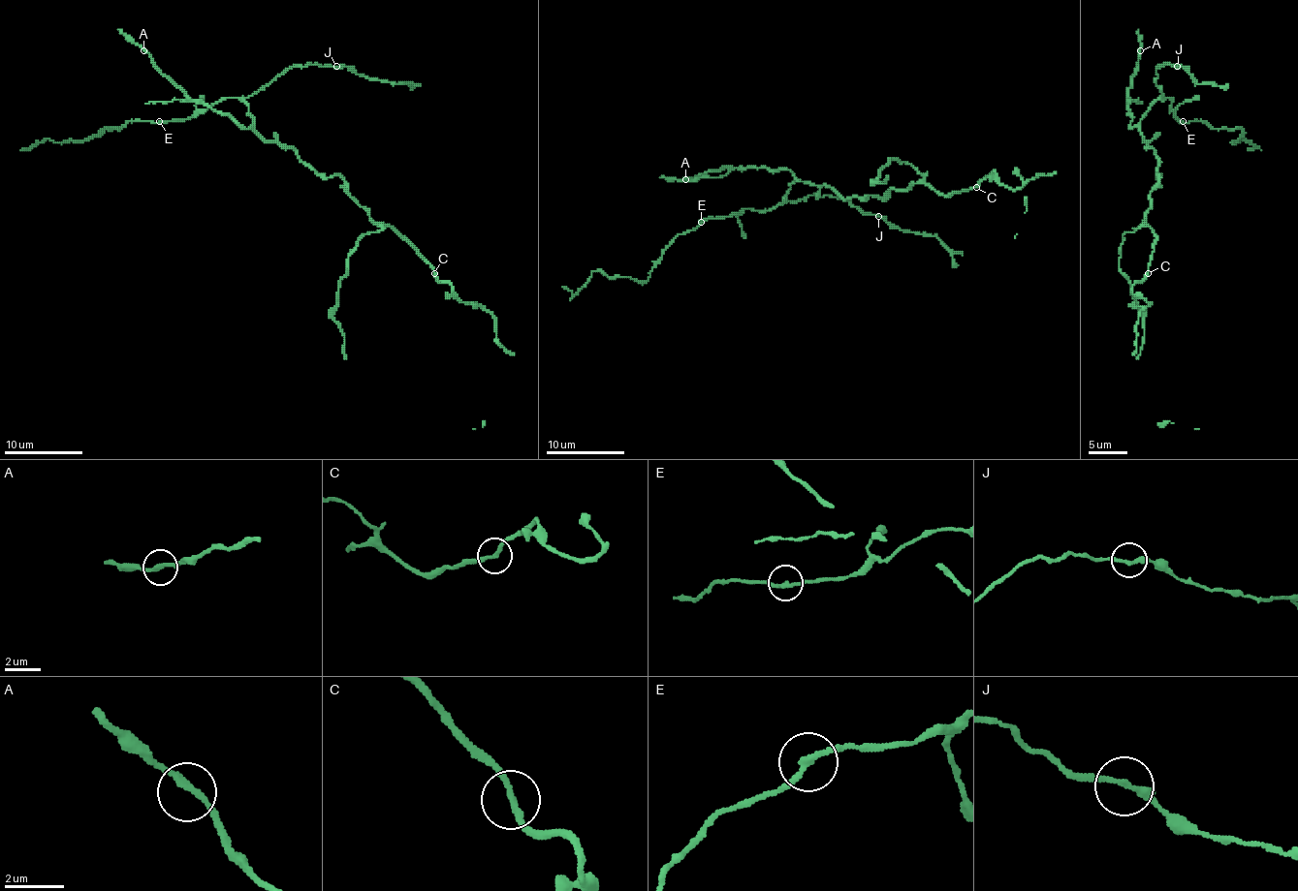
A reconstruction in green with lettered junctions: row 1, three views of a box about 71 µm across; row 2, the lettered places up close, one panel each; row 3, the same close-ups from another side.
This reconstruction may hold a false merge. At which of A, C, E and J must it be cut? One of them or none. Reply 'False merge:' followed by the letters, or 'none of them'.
False merge: none of them

